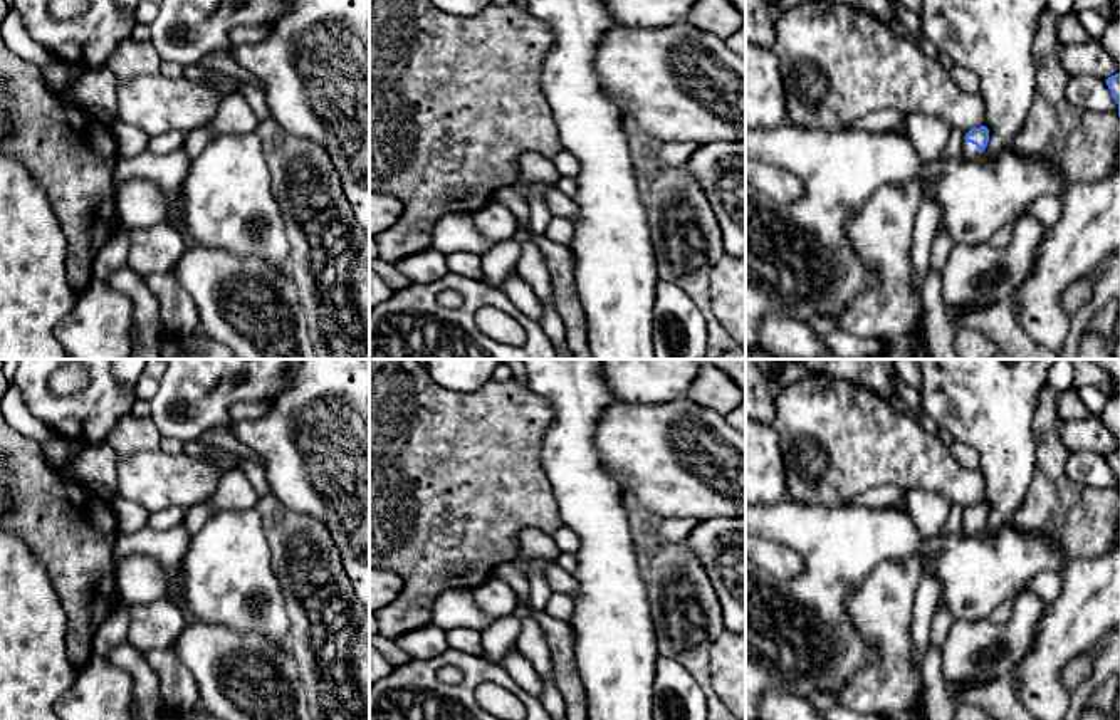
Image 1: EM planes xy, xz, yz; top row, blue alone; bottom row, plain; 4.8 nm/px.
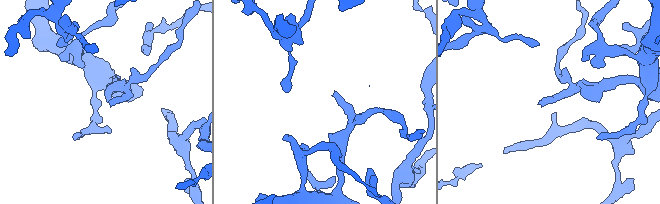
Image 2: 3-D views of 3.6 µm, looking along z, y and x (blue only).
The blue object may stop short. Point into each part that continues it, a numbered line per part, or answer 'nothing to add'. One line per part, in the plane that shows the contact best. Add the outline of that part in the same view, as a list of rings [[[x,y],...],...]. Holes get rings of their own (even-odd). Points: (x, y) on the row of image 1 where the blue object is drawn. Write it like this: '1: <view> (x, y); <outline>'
1: yz (969, 151); [[[964,133],[964,143],[962,143],[962,148],[960,148],[960,154],[962,154],[966,159],[979,158],[984,151],[981,151],[976,144],[967,143],[967,141],[966,141],[966,136],[967,136],[967,133]]]

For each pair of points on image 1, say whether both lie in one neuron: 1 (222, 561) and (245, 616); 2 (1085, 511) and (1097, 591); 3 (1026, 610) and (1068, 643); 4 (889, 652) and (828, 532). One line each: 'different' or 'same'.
1: same
2: different
3: different
4: different

